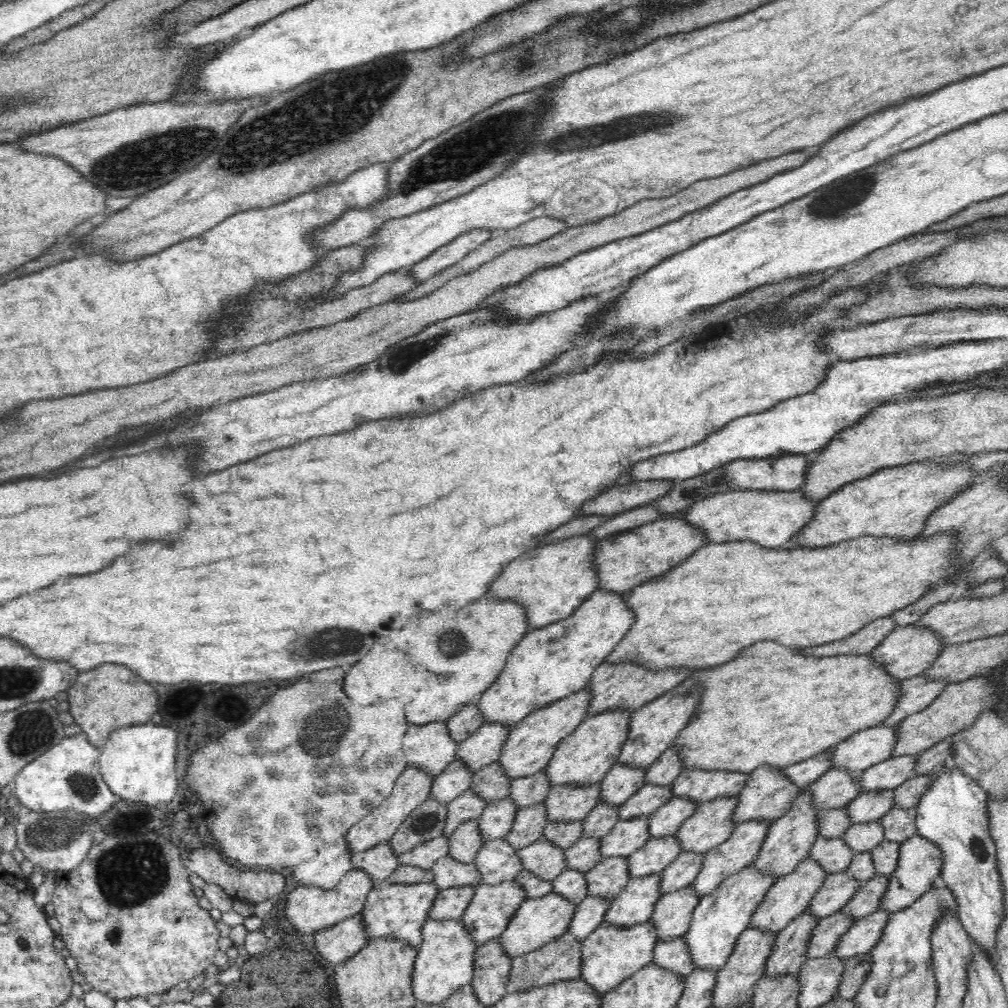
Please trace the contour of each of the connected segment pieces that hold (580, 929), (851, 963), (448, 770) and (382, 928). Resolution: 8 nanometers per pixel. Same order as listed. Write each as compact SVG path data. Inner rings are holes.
M587 896L576 906L574 918L566 932L574 935L579 941L584 940L590 932L594 932L604 922L604 914L610 901L600 896Z
M867 953L857 954L850 958L842 959L846 972L842 977L842 983L837 989L836 998L853 1000L860 988L866 981L866 976L870 971L870 955Z
M457 758L444 769L444 772L434 777L428 798L443 803L454 800L457 796L469 791L474 773L466 767L466 763L462 763Z
M433 880L414 884L382 884L377 889L370 890L366 896L364 908L360 912L364 923L366 923L364 931L368 935L368 940L392 937L418 948L423 938L422 926L427 921L430 908L432 908L439 892L440 889Z

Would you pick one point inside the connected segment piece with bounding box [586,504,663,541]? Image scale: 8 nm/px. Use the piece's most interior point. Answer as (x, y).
(627, 520)

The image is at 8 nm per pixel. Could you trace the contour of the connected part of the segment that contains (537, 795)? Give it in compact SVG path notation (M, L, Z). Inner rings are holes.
M546 770L514 779L511 784L510 799L518 809L542 803L553 787L546 775Z

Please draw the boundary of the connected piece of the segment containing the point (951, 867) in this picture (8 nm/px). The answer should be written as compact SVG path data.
M937 766L926 776L932 776L932 782L920 802L916 804L915 834L918 834L940 847L942 851L942 868L939 882L946 885L952 891L956 903L958 903L958 917L968 936L983 950L989 954L993 961L996 956L996 934L1004 918L1004 892L1002 892L1002 879L998 873L996 864L996 845L990 835L990 815L988 815L989 794L980 788L975 781L958 771L958 768L946 769L946 766Z

